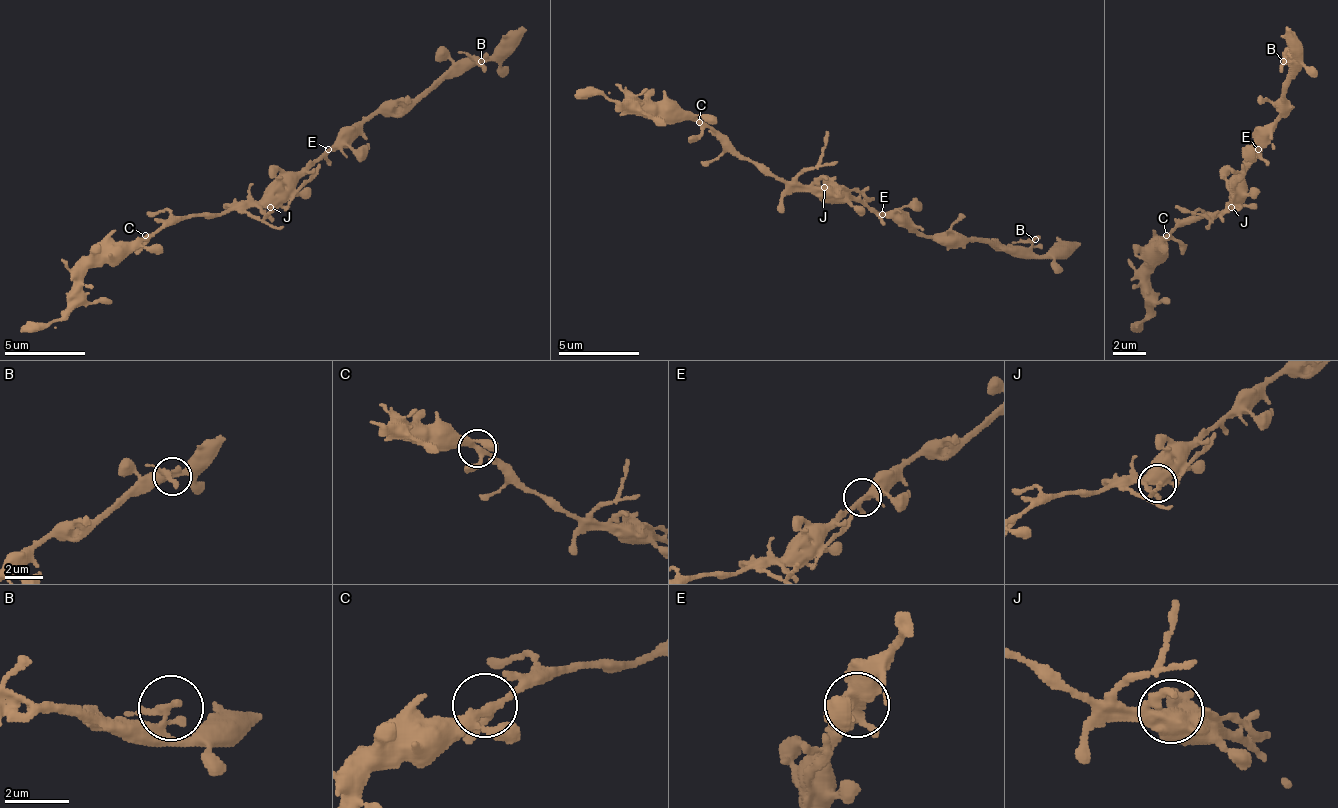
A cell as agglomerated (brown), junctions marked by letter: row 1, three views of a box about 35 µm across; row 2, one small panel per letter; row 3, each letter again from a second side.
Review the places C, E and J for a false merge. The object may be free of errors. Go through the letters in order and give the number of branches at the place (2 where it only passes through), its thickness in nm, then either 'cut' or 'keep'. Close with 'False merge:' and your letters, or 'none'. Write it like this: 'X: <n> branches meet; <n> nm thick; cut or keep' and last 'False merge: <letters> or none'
C: 4 branches meet; 280 nm thick; keep
E: 4 branches meet; 300 nm thick; keep
J: 3 branches meet; 500 nm thick; keep
False merge: none

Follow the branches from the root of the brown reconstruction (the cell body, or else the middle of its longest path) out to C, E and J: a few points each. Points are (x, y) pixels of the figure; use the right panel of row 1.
C: (1239, 195), (1218, 215), (1190, 215), (1170, 235), (1166, 235)
E: (1239, 195), (1243, 191), (1243, 170), (1259, 150)
J: (1239, 195), (1231, 207)

